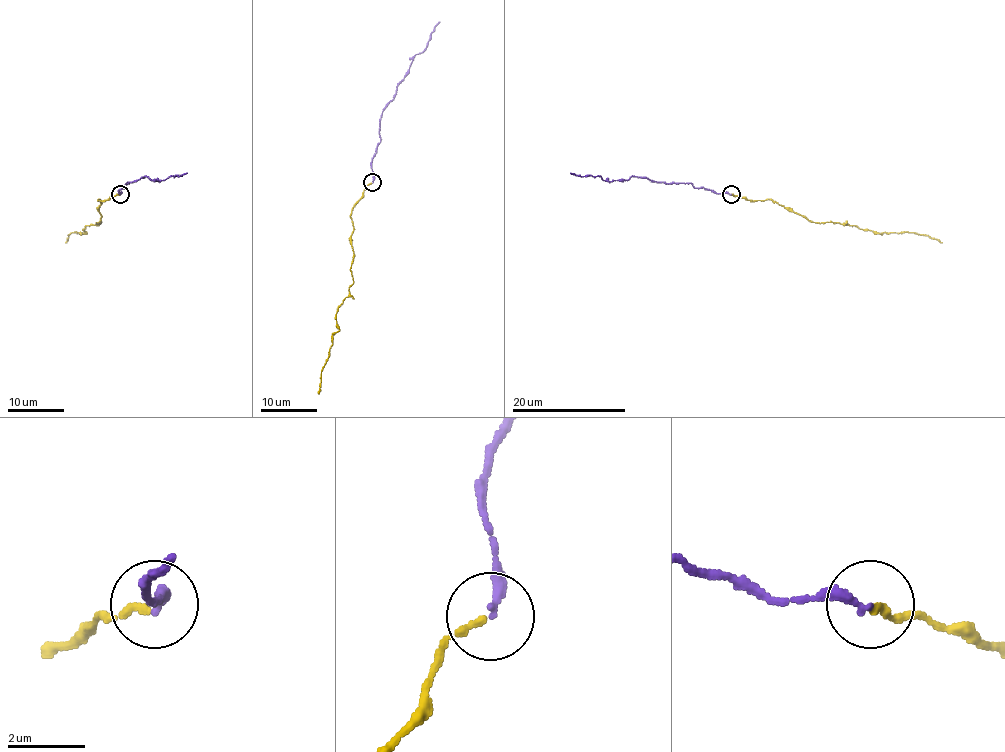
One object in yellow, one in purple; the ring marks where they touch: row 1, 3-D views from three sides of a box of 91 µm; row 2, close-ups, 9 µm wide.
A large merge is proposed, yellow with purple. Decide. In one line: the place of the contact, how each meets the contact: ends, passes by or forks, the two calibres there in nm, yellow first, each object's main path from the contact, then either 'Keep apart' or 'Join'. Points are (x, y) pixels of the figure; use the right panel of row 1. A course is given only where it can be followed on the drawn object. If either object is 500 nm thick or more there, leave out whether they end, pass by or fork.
Place: (731, 194). At the ring yellow ends. At the ring purple ends. Thickness 200 nm (yellow) against 200 nm. Course of yellow: (730, 194), (777, 203), (814, 222), (855, 225), (878, 232), (915, 232), (942, 242). Course of purple: (730, 194), (696, 188), (689, 183), (641, 177), (607, 181), (599, 176), (570, 173). Join

